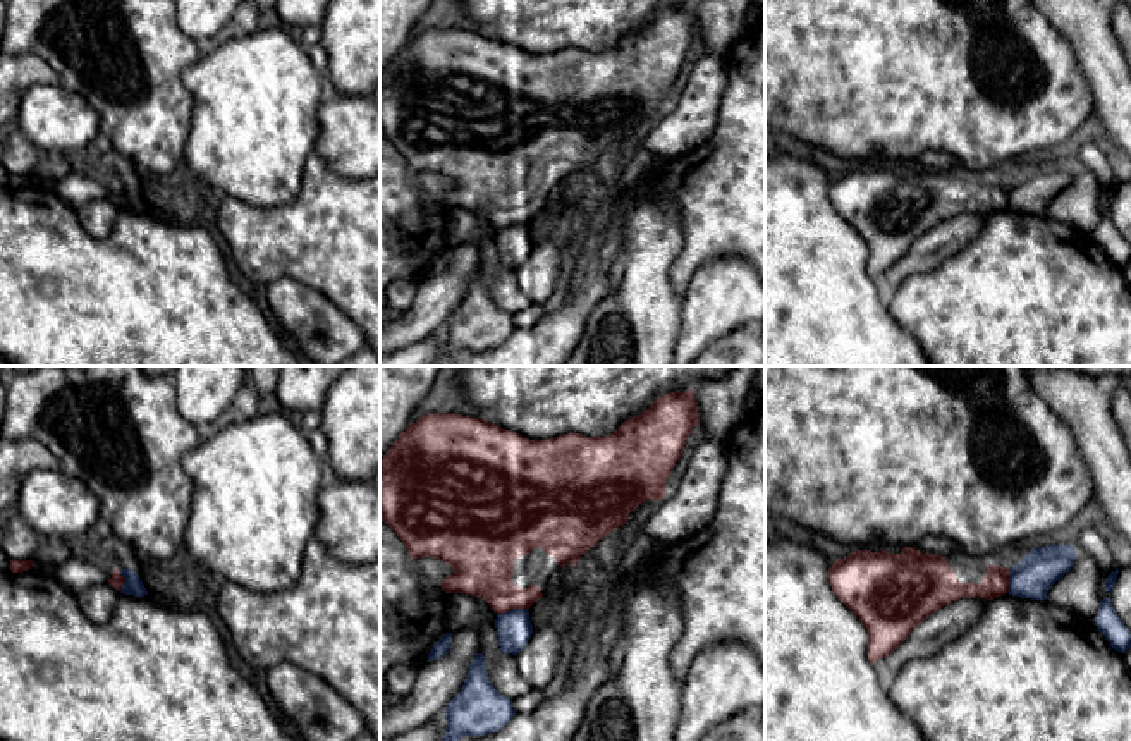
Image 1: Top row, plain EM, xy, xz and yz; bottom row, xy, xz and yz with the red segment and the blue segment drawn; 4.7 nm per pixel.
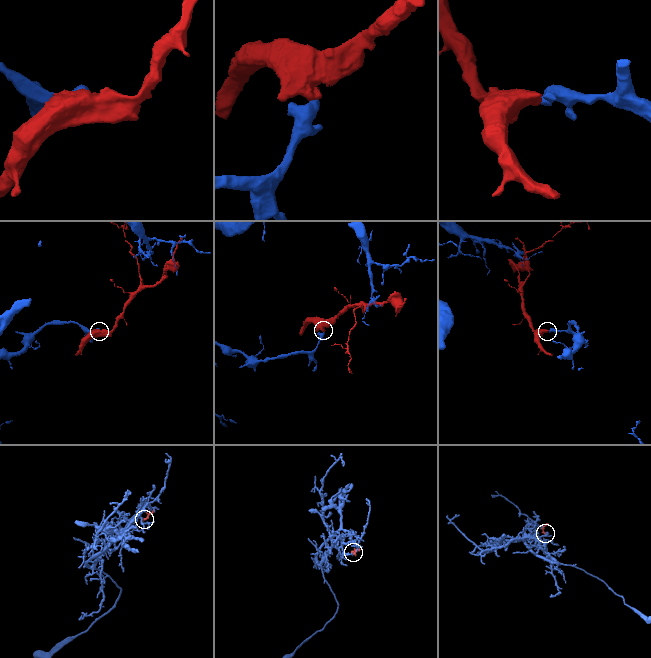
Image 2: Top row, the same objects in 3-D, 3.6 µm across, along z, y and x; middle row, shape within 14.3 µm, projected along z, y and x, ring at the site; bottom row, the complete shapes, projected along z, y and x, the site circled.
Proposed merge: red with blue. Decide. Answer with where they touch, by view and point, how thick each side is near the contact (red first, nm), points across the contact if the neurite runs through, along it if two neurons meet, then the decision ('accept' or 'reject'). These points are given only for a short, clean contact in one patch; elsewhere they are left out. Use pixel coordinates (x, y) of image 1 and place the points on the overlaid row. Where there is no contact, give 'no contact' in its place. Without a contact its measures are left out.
meets red in xz at (511, 609); 280 nm thick on the red side, 160 nm on the other; border along xz (526, 607), (504, 611), (497, 616); reject

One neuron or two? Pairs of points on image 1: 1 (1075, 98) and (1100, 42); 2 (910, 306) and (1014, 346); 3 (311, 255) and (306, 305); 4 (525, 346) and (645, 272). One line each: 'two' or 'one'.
1: two
2: one
3: two
4: two

